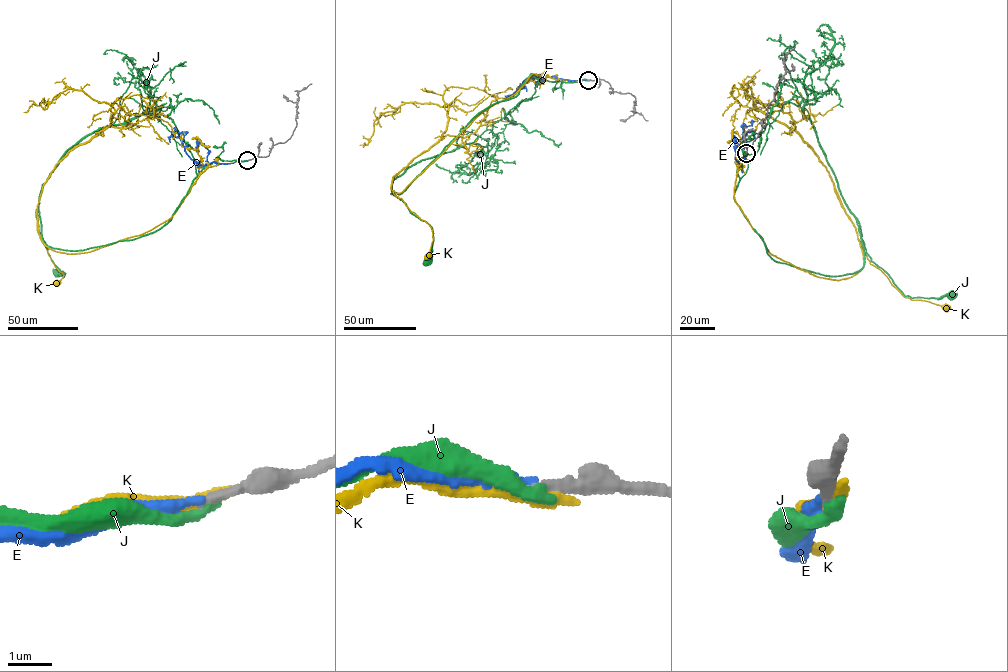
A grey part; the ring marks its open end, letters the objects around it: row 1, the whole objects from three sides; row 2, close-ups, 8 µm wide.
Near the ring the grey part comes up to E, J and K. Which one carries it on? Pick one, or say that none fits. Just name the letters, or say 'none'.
none

